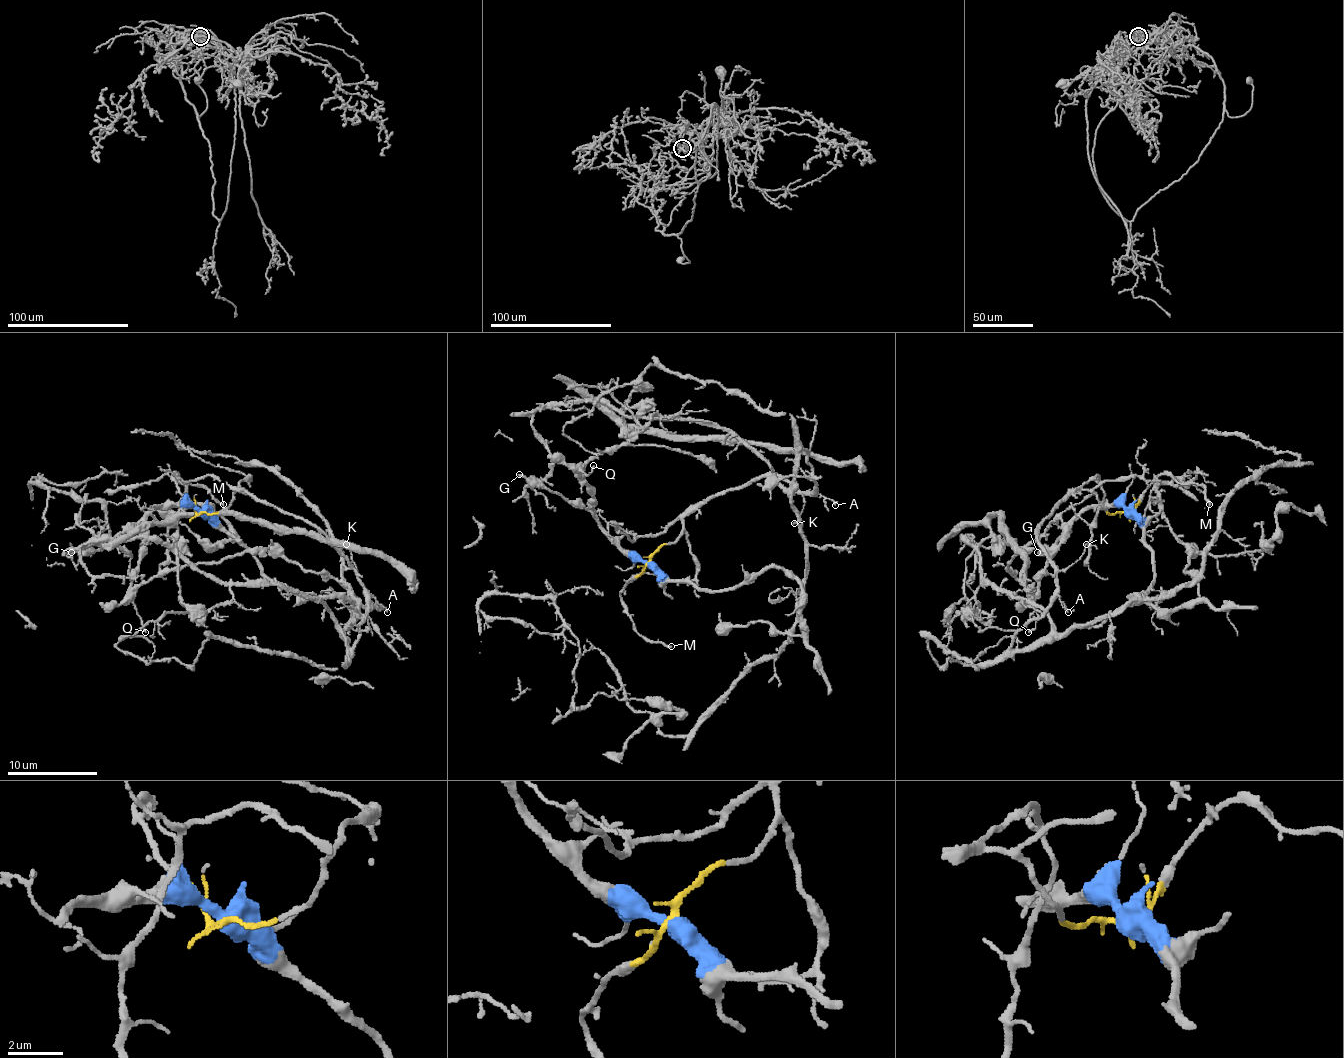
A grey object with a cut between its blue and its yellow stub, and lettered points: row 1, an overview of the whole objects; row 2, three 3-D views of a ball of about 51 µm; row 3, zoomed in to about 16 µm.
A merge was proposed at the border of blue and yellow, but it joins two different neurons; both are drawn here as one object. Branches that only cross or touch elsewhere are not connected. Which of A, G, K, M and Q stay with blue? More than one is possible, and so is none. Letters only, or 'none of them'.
G, Q

